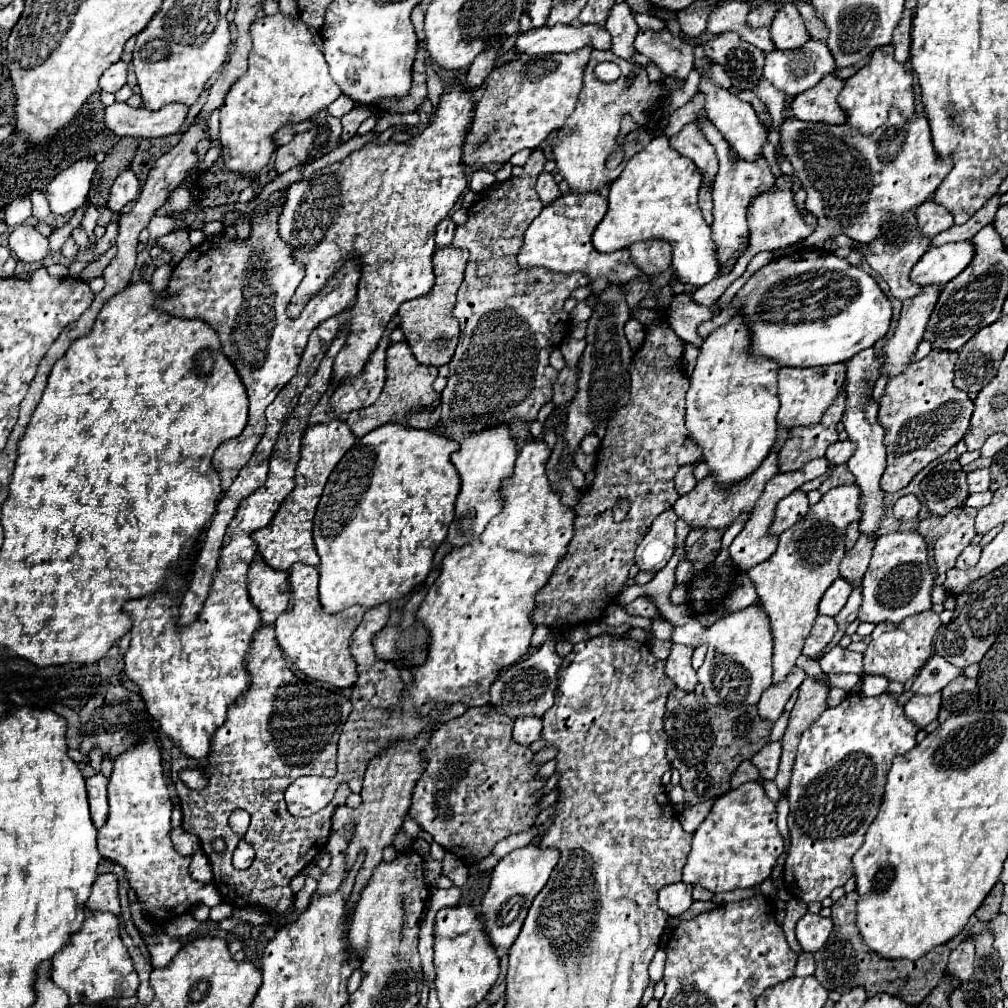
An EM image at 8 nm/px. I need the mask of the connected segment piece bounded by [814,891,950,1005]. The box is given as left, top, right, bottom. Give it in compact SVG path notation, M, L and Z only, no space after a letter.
M848 893L844 899L840 899L832 907L832 921L834 921L834 931L830 933L828 941L824 943L822 949L818 949L816 955L816 973L814 977L818 983L828 989L828 991L840 991L846 993L846 989L854 989L862 985L872 997L874 993L890 993L908 1005L918 1005L942 979L948 963L950 949L946 945L934 947L930 953L926 953L922 959L916 961L890 961L884 957L878 957L864 941L862 935L858 933L856 927L856 903L858 903L858 893Z

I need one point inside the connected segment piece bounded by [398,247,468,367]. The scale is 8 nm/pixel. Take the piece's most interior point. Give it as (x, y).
(429, 327)

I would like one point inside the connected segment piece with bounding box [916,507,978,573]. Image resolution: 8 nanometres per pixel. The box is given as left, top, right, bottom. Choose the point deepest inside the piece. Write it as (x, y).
(952, 534)

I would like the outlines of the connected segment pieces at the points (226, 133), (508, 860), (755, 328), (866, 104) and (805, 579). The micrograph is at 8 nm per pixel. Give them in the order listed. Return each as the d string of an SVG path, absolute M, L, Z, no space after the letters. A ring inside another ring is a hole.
M282 11L256 19L250 27L252 51L248 61L248 71L230 87L222 107L220 107L220 141L224 147L222 159L230 171L238 173L258 173L270 161L274 153L272 135L286 123L300 123L326 109L342 93L336 81L330 77L328 65L322 51L314 43L314 29L310 29L300 17L284 15Z
M526 845L502 857L500 863L494 867L490 887L480 905L480 915L494 947L510 947L514 943L514 937L518 937L534 897L542 891L542 887L550 879L550 873L554 871L558 859L560 859L558 849L542 849L540 845ZM516 895L520 901L510 901Z
M806 249L806 255L804 251L796 251L768 263L758 273L754 273L738 291L734 305L742 305L742 315L752 329L750 351L754 355L774 359L782 367L818 367L846 363L856 353L874 347L874 343L888 333L892 321L892 305L868 273L850 265L846 259L836 257L834 253L818 249Z
M880 47L874 49L870 63L858 69L856 75L844 81L844 89L838 95L838 105L846 111L848 127L856 127L862 133L872 133L878 125L888 119L890 107L900 107L904 117L912 117L914 113L914 81L902 63L894 59L894 55L884 53Z
M840 485L830 489L822 499L810 507L808 515L798 525L786 529L780 545L764 563L748 571L756 587L762 607L770 617L774 637L774 683L780 683L794 661L802 653L802 643L810 635L814 619L818 617L818 601L834 579L838 579L838 565L846 553L844 543L836 543L836 531L844 533L852 521L860 519L860 489L858 485Z

